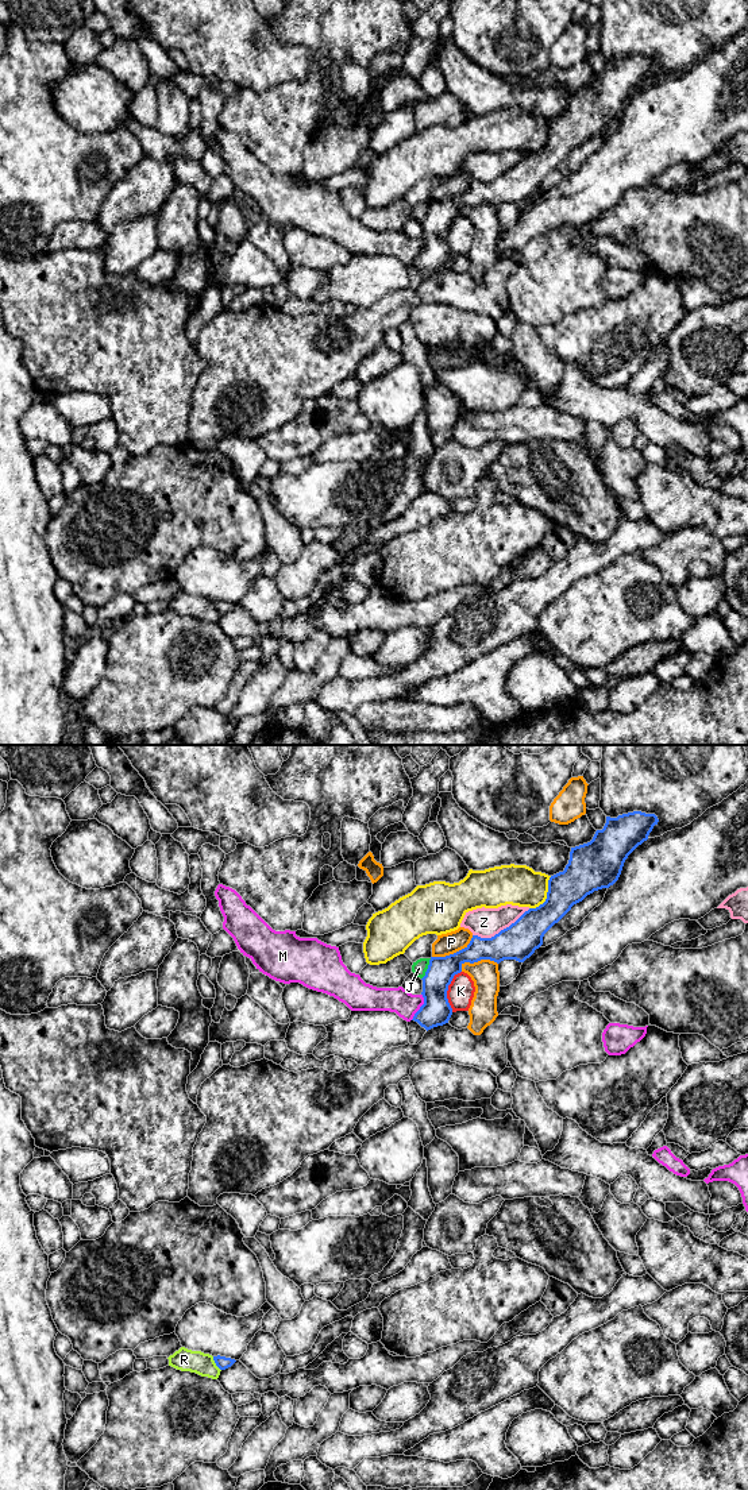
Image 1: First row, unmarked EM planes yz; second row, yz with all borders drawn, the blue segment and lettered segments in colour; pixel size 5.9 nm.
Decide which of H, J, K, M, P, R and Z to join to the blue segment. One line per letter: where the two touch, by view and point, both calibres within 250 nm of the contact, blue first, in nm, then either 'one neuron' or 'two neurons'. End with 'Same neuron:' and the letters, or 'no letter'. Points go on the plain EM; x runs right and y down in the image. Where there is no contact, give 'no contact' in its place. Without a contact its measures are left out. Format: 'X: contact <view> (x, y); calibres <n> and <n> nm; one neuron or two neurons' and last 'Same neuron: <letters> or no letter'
H: contact yz (547, 141); calibres 220 and 240 nm; two neurons
J: contact yz (427, 213); calibres 170 and 90 nm; two neurons
K: contact yz (447, 234); calibres 180 and 160 nm; two neurons
M: contact yz (420, 251); calibres 180 and 150 nm; two neurons
P: contact yz (454, 197); calibres 160 and 130 nm; two neurons
R: contact yz (215, 606); calibres 80 and 140 nm; two neurons
Z: contact yz (501, 174); calibres 220 and 180 nm; two neurons
Same neuron: no letter

